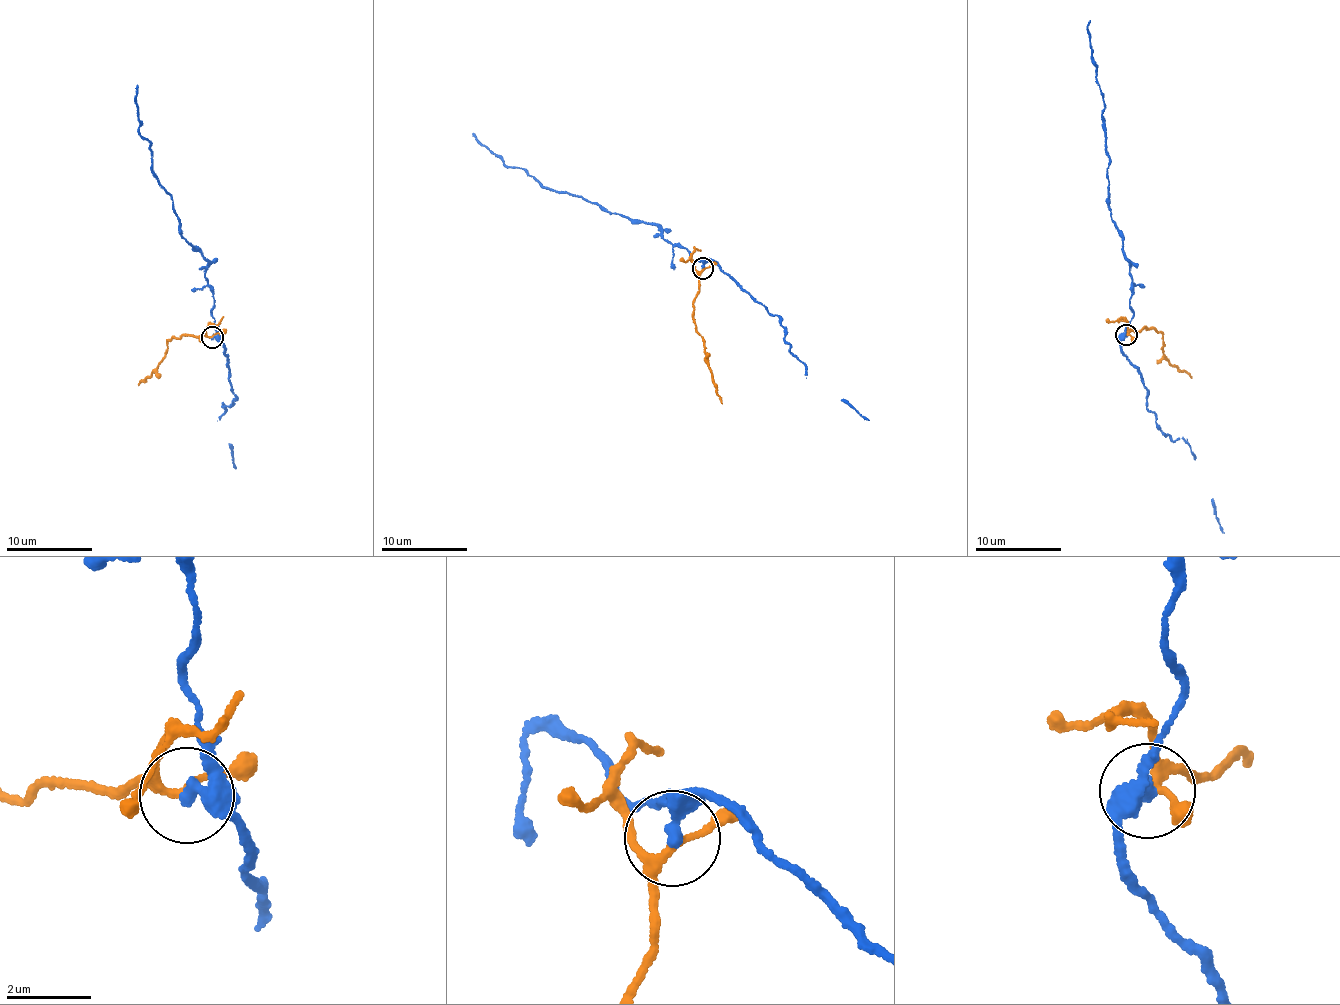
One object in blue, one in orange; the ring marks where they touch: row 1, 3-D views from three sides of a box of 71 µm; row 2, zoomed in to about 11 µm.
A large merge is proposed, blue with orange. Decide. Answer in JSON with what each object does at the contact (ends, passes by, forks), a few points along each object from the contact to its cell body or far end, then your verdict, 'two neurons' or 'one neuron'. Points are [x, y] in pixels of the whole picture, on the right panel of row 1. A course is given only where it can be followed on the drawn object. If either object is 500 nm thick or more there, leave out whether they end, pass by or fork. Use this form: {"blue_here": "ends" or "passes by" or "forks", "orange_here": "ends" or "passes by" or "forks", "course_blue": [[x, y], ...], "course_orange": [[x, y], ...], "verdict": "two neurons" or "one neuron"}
{"blue_here": "passes by", "orange_here": "forks", "course_blue": [[1126, 335], [1134, 315], [1132, 287], [1109, 205], [1103, 93], [1088, 30], [1091, 21]], "course_orange": [[1126, 335], [1144, 328], [1157, 331], [1165, 359], [1192, 378]], "verdict": "two neurons"}

